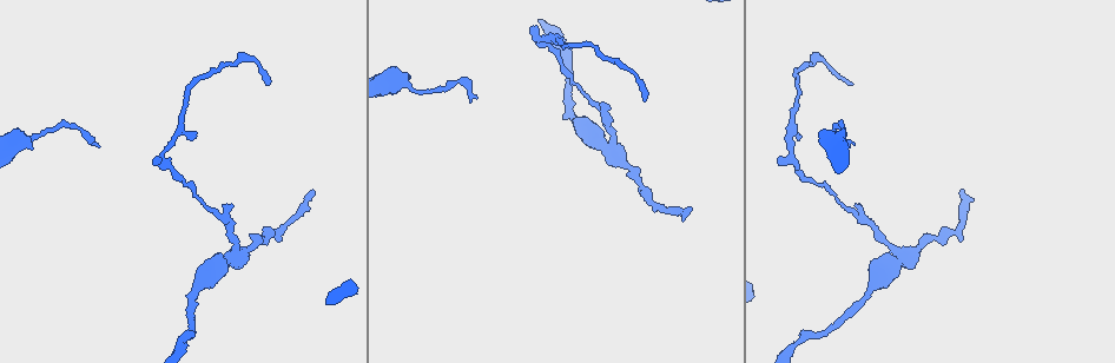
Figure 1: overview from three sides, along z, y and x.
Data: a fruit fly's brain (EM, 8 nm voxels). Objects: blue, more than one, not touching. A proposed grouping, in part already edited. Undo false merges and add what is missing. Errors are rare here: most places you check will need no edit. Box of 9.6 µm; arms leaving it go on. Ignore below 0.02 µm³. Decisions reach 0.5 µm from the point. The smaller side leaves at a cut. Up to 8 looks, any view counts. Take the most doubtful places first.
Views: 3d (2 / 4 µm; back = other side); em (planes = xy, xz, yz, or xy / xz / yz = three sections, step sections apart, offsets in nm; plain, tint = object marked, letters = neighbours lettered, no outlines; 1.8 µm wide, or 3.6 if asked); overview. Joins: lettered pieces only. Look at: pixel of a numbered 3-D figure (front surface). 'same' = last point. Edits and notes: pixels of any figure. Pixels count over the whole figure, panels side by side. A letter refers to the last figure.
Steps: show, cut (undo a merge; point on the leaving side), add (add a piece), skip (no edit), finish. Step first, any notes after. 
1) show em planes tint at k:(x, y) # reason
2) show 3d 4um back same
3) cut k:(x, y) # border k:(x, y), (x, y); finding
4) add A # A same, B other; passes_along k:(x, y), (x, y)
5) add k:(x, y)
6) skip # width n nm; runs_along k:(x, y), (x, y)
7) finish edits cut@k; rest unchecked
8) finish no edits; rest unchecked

show 3d 2um at 1:(313, 190) # thin end

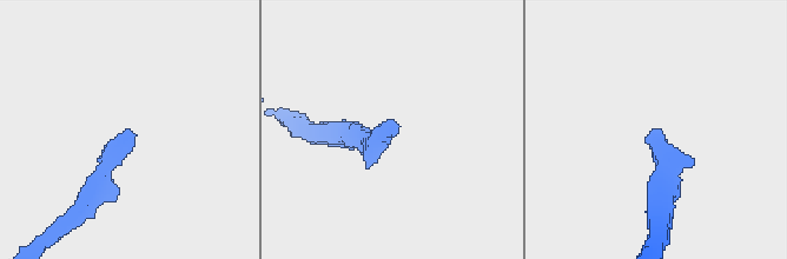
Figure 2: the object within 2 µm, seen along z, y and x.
show em xz step 16 letters at 2:(130, 130) # now the EM

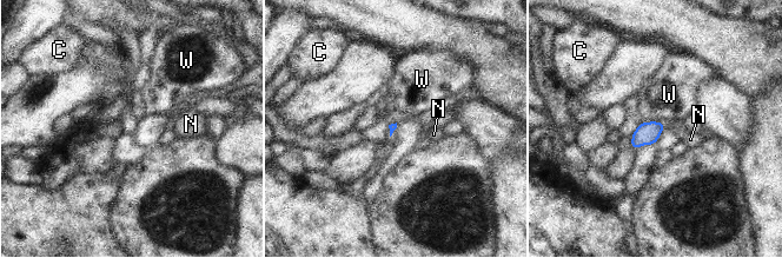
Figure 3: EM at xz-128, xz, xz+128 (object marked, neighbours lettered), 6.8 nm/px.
show em planes letters same # cut it another way

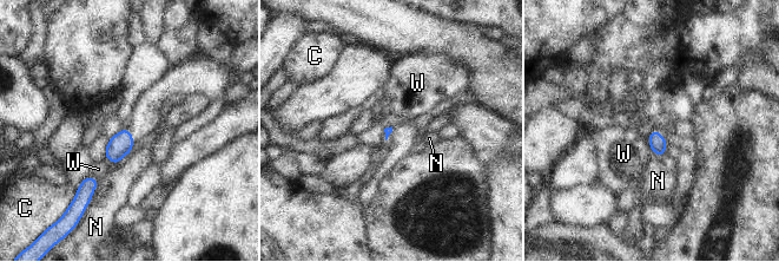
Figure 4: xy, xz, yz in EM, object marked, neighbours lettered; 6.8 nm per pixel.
skip # longest_contact N 170 nm; C other, N other, W other; border 4:(646, 138), (653, 152); no lettered piece goes on from it

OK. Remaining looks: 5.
show 3d 2um at 1:(532, 28) # tapers out

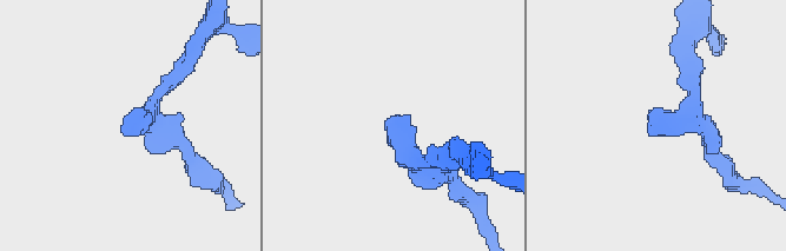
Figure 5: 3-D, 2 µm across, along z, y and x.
show em planes letters at 5:(653, 134) # now the EM

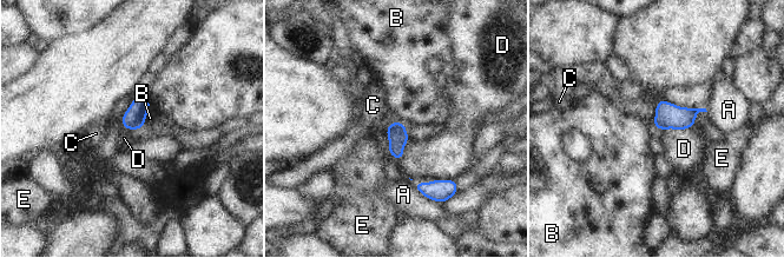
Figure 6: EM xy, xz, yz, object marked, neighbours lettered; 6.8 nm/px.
skip # A other, B other, C other, D other, E other; no lettered piece goes on from it

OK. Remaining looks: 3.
show em xz step 4 tint at 1:(849, 144) # thin end

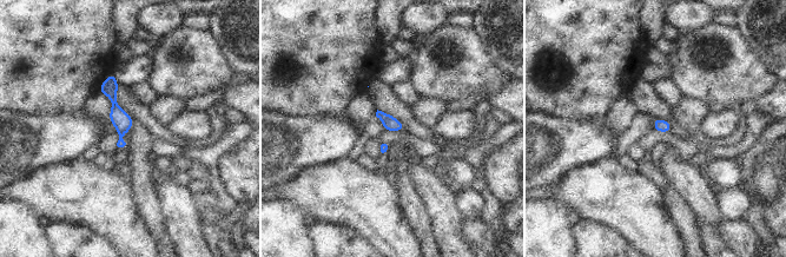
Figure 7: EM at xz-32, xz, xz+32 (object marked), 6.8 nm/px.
show em planes tint same # cut it another way

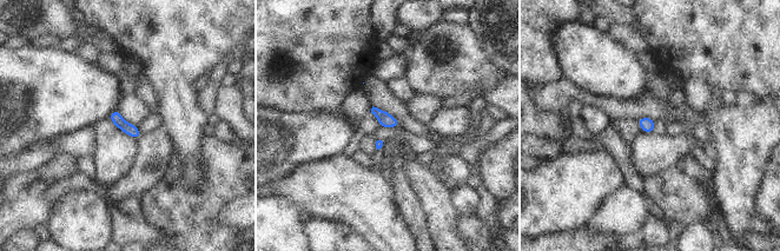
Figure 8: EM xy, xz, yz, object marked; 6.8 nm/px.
show em planes letters same

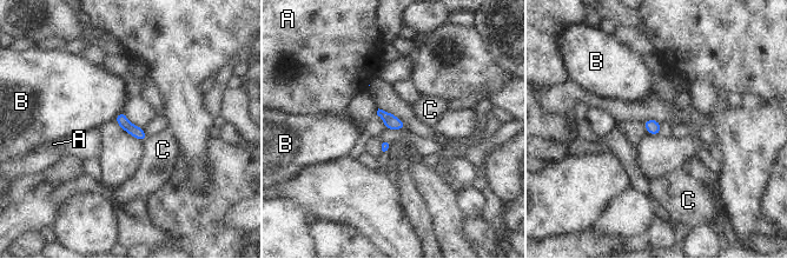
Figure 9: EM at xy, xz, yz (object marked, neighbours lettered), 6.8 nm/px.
skip # width 80 nm; A other, B other, C other; border 9:(147, 137), (144, 140); no lettered piece goes on from it

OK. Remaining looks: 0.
finish no edits; rest unchecked

